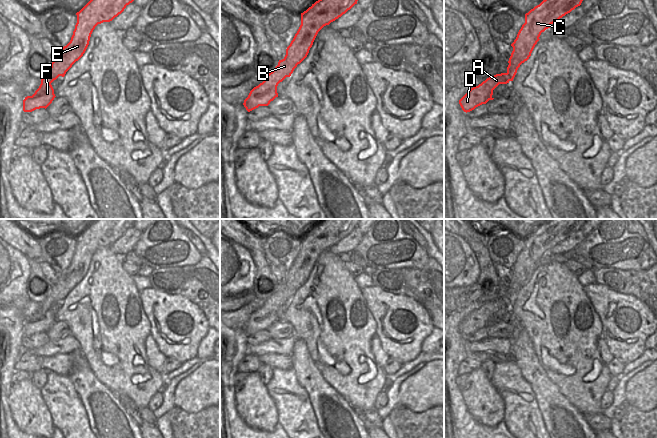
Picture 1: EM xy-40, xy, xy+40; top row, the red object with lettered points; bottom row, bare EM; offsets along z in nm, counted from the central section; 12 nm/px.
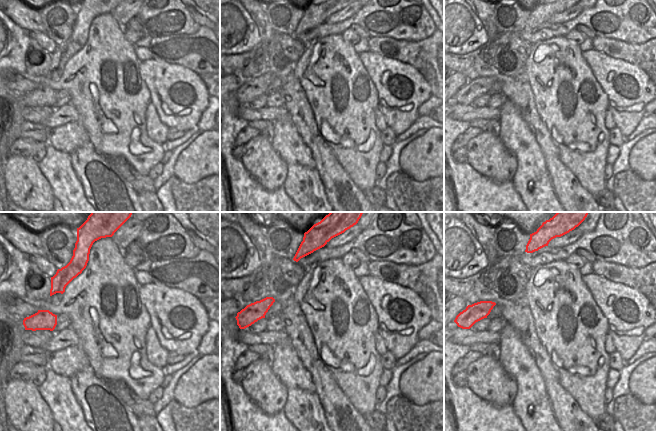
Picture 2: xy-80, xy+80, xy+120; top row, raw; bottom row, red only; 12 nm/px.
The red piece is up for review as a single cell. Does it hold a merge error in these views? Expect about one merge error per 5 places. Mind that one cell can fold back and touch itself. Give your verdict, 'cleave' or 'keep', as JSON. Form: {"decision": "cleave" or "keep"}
{"decision": "keep"}

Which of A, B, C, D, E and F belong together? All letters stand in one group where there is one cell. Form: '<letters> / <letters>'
A B C D E F

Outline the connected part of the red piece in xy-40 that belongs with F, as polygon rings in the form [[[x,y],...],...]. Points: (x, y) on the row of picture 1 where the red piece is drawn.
[[[90,0],[76,13],[77,23],[70,42],[60,49],[58,57],[51,63],[49,72],[41,79],[41,84],[35,93],[23,100],[24,112],[46,109],[52,103],[56,96],[51,83],[59,76],[64,77],[72,65],[83,56],[95,27],[103,22],[112,21],[133,1]]]

